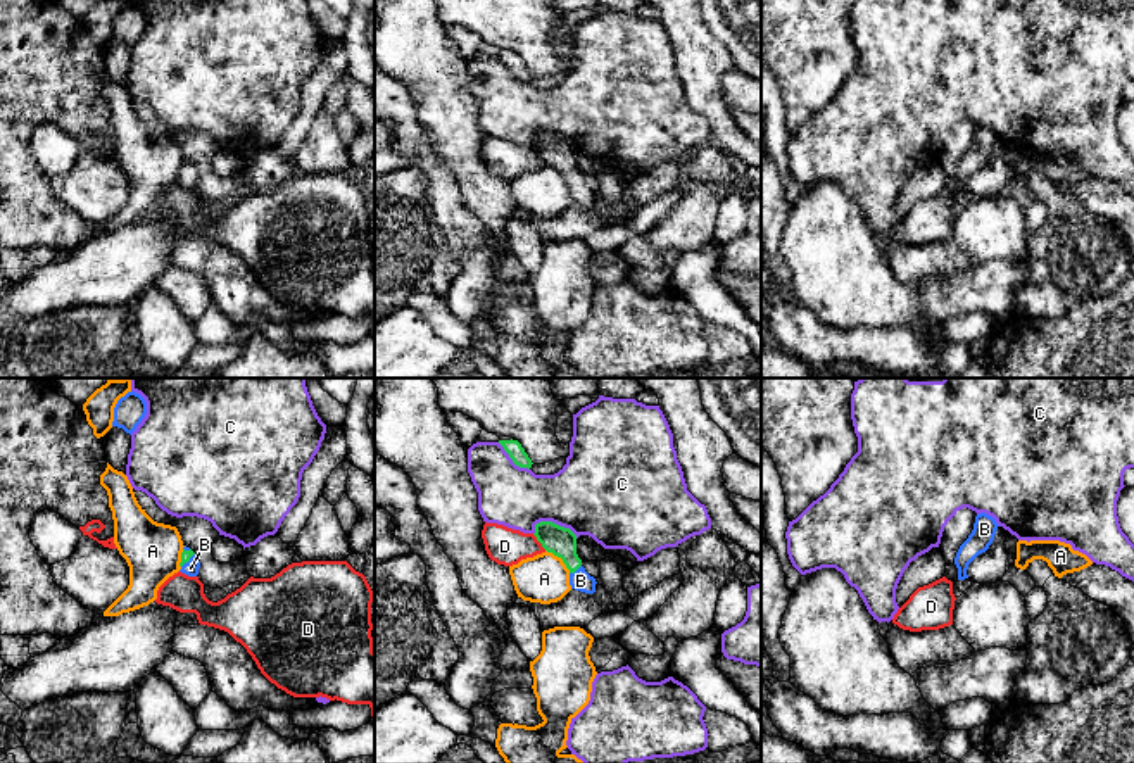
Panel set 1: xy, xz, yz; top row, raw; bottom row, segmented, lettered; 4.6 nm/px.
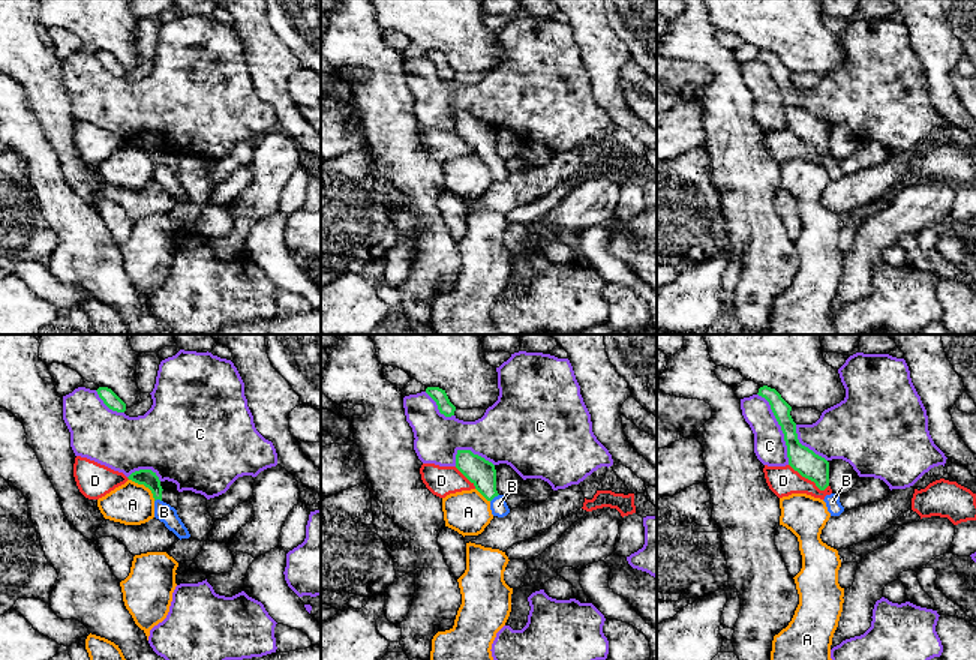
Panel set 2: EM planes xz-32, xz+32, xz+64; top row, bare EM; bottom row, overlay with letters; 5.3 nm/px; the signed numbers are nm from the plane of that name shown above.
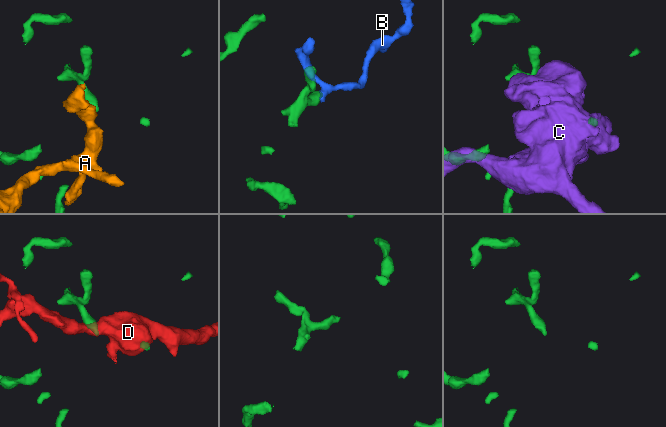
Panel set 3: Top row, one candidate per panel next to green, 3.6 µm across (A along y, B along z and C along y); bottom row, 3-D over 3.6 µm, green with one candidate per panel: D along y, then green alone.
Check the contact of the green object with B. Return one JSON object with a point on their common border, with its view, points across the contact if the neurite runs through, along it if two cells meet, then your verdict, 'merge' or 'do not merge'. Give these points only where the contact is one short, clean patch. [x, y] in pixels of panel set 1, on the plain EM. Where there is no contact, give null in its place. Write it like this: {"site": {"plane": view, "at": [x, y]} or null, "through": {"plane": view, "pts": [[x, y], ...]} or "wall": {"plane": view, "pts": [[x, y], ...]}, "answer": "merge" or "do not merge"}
{"site": {"plane": "xz", "at": [575, 183]}, "through": {"plane": "xz", "pts": [[560, 154], [575, 183], [580, 194]]}, "answer": "merge"}

